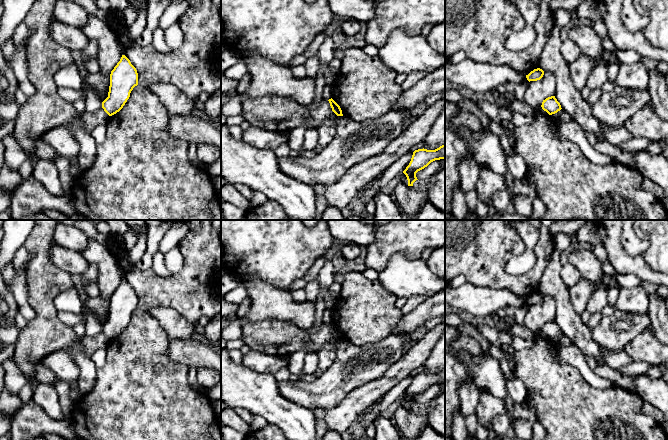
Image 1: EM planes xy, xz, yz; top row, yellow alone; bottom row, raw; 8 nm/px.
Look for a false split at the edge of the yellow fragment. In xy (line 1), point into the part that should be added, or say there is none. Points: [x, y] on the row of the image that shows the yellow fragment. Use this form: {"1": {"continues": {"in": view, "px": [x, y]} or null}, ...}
{"1": {"continues": null}}

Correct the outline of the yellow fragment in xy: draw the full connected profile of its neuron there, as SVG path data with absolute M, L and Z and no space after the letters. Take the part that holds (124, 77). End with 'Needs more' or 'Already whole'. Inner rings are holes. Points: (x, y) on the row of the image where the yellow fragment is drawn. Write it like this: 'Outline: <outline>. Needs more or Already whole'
Outline: M122 55L120 61L110 74L108 97L102 102L102 108L112 116L119 112L130 97L130 93L138 85L138 73L130 60Z. Already whole

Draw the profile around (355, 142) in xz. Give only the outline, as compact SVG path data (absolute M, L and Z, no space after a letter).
M392 108L380 117L362 122L337 116L336 137L315 157L281 157L279 167L287 176L312 187L331 186L352 166L381 154L404 130L406 116L413 117L422 108L411 111Z

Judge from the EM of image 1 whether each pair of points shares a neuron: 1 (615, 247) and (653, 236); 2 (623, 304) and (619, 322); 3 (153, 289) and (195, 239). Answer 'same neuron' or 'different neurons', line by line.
1: different neurons
2: different neurons
3: same neuron

